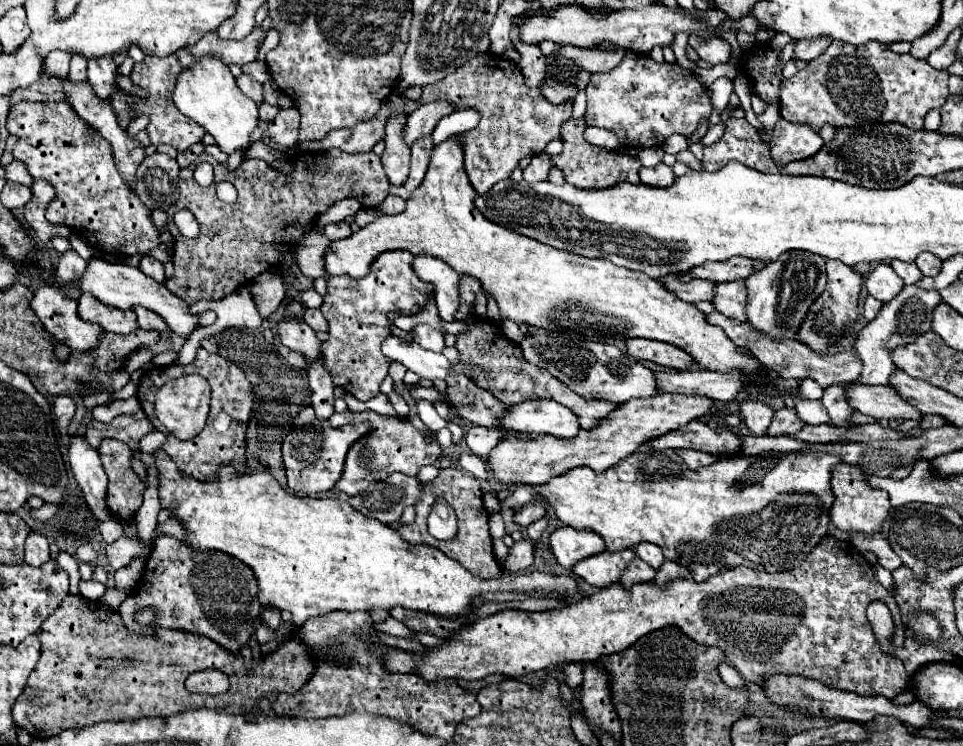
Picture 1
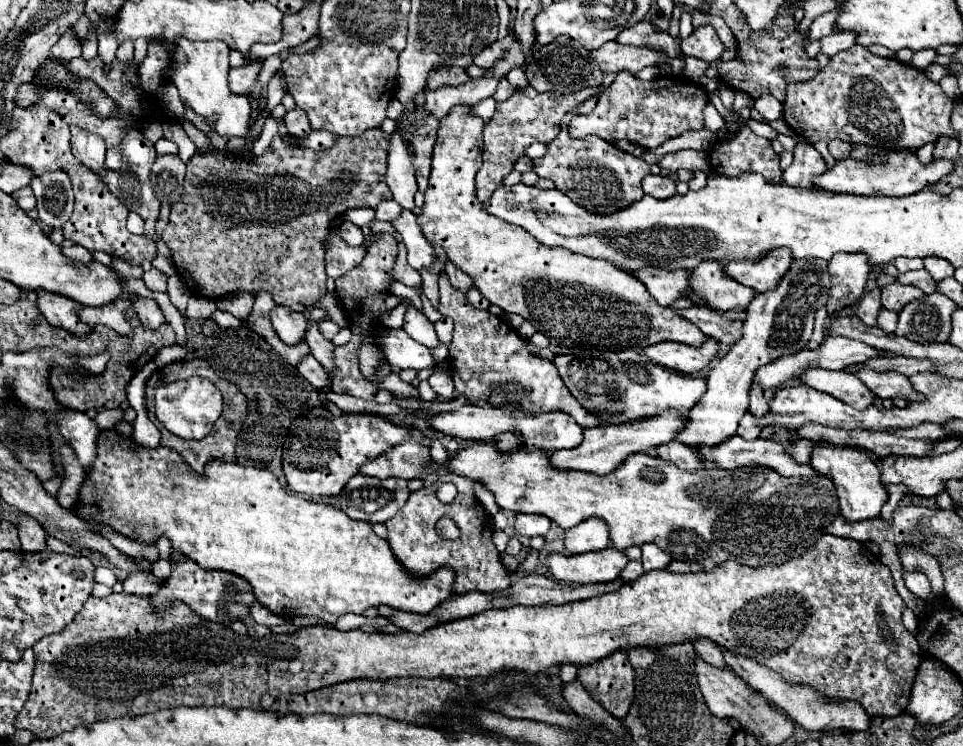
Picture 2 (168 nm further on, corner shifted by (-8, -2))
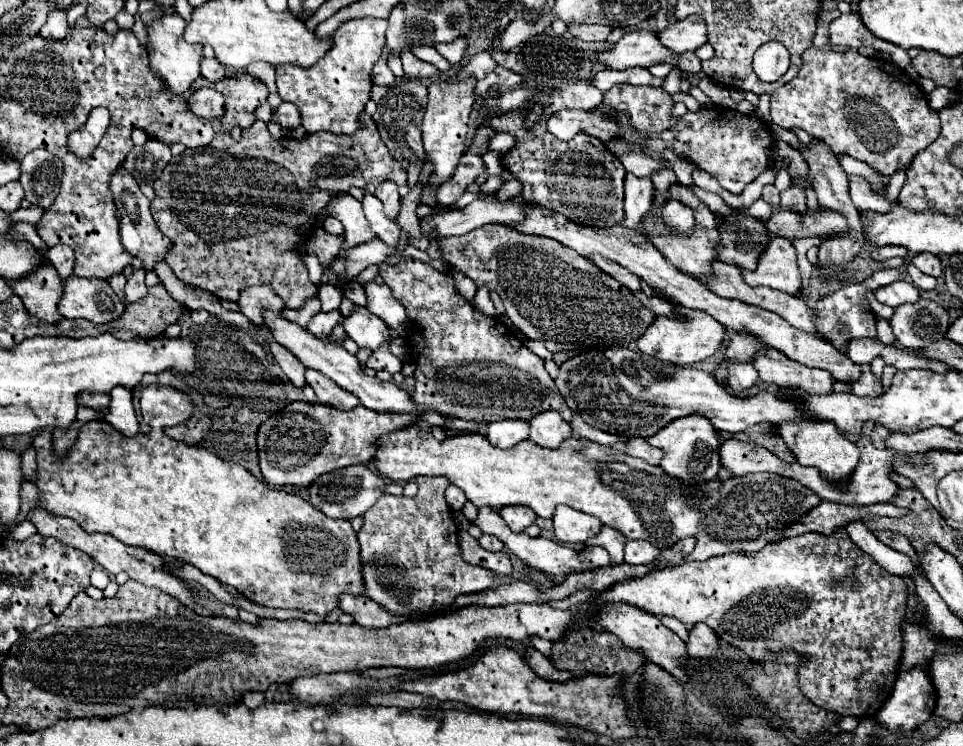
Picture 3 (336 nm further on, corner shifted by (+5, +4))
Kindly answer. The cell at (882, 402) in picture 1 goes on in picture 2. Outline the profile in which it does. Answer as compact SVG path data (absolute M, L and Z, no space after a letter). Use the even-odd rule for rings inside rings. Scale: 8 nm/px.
M807 369L797 377L799 383L817 389L821 393L827 393L853 409L863 411L865 407L871 407L873 403L873 393L869 393L867 387L863 387L861 379L853 373L845 371L825 371L825 369Z

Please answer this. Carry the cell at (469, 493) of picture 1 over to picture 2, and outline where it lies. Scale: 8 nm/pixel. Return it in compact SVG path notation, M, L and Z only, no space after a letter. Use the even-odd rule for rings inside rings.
M443 473L429 489L419 489L409 495L405 507L401 507L395 517L385 521L387 527L387 543L393 551L393 557L415 577L429 577L439 567L449 567L455 571L455 583L453 593L463 595L469 591L481 591L481 593L495 593L509 587L509 573L499 561L499 551L495 549L491 541L493 533L493 519L491 515L481 507L481 503L475 499L473 493L475 481L465 479L455 473ZM443 481L451 481L457 485L457 497L453 503L445 505L435 497L437 487ZM441 517L449 517L459 527L461 535L455 541L443 539L437 535L437 521Z

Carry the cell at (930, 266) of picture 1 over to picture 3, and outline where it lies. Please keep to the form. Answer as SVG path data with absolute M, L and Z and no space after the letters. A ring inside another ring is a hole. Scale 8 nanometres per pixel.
M918 253L912 257L912 263L926 275L932 275L932 277L940 277L942 275L942 263L938 259L938 255L932 255L932 253Z

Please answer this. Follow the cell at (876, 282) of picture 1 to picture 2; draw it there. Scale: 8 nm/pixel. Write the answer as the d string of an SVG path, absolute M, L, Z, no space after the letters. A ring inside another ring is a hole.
M891 283L887 287L881 289L881 305L889 311L899 313L907 303L911 303L913 299L921 299L925 293L919 287L911 287L911 285L901 285L901 283Z

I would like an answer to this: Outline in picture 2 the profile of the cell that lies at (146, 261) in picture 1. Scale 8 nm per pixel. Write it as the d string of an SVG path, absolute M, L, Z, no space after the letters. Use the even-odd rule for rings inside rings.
M157 269L147 271L143 275L143 281L145 281L147 289L151 289L151 291L161 291L161 293L167 291L167 277L161 271L157 271Z

